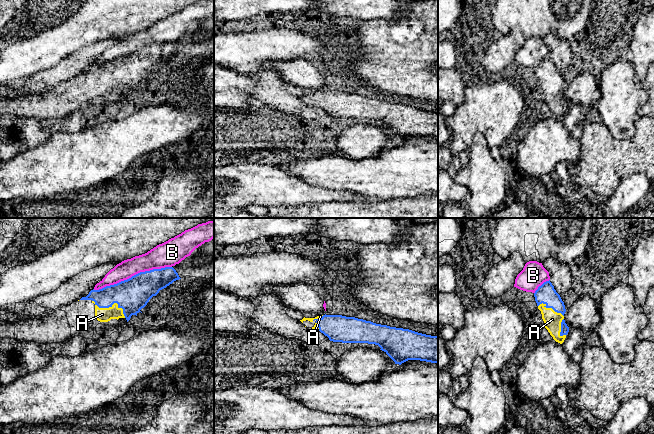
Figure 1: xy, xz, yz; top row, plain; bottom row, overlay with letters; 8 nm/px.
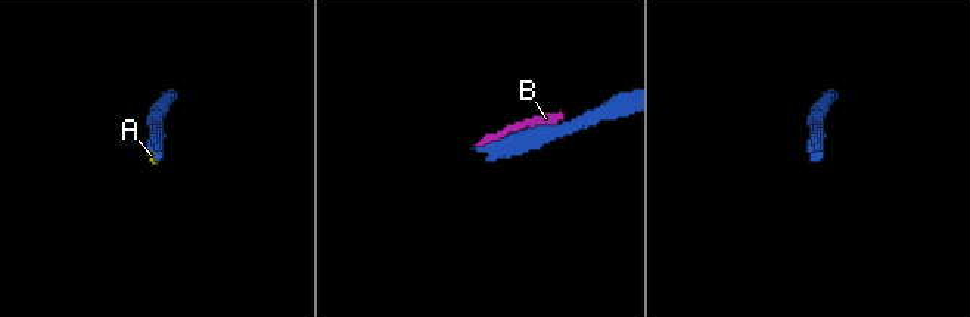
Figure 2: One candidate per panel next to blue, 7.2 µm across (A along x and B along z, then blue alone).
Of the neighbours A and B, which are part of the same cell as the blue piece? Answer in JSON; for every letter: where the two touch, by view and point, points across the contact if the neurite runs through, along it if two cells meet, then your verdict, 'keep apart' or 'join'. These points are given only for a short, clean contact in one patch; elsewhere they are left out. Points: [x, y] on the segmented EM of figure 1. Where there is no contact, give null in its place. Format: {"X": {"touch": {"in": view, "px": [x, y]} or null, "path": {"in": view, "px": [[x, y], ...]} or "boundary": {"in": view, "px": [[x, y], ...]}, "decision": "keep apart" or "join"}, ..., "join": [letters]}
{"A": {"touch": {"in": "xy", "px": [112, 304]}, "decision": "join"}, "B": {"touch": {"in": "xy", "px": [132, 276]}, "decision": "keep apart"}, "join": ["A"]}

